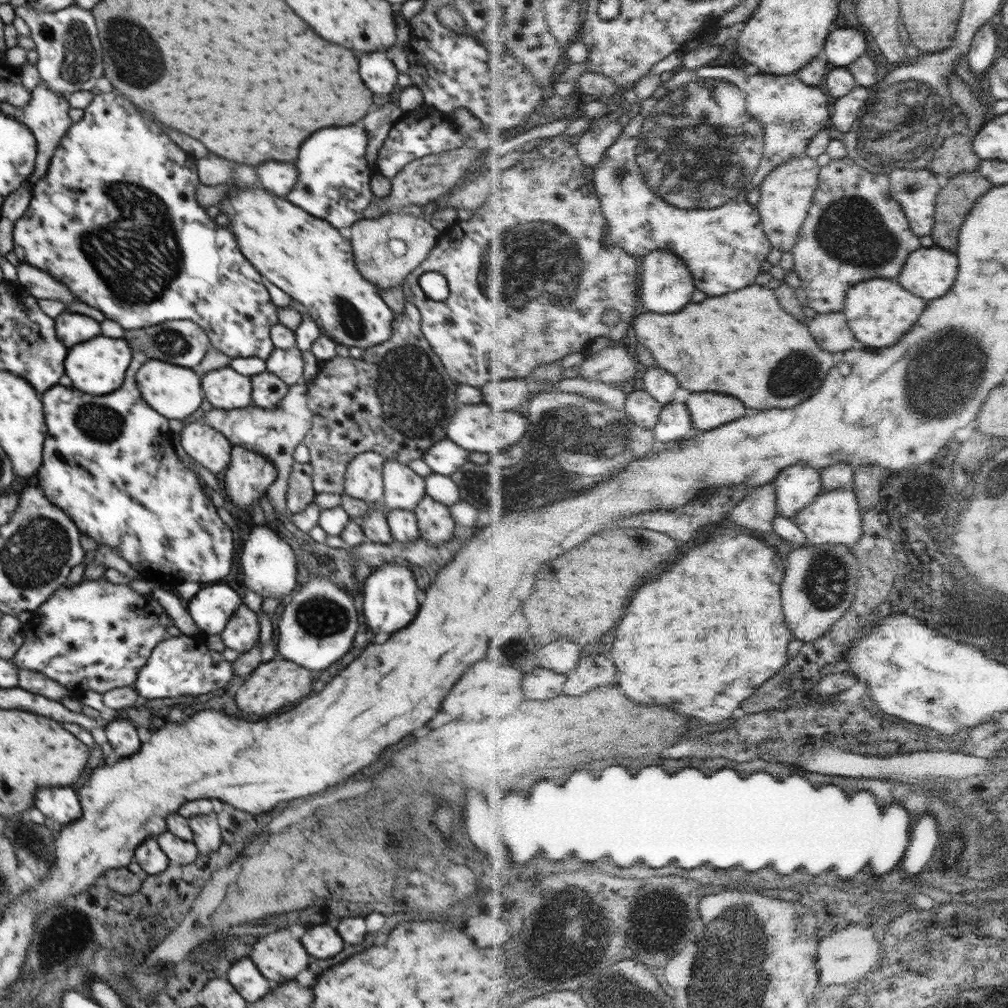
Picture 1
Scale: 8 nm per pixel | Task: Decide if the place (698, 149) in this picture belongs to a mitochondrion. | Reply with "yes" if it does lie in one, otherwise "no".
yes

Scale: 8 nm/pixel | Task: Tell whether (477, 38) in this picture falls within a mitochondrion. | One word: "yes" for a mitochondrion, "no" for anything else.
no

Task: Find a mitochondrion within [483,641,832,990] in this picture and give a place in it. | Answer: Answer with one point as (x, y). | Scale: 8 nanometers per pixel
(575, 961)

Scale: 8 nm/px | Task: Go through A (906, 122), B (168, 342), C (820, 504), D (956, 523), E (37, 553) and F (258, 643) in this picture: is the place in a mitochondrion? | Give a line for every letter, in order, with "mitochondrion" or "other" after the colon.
A: mitochondrion
B: mitochondrion
C: other
D: other
E: mitochondrion
F: other

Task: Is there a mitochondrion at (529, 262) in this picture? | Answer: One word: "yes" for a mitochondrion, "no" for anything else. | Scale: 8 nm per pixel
yes

